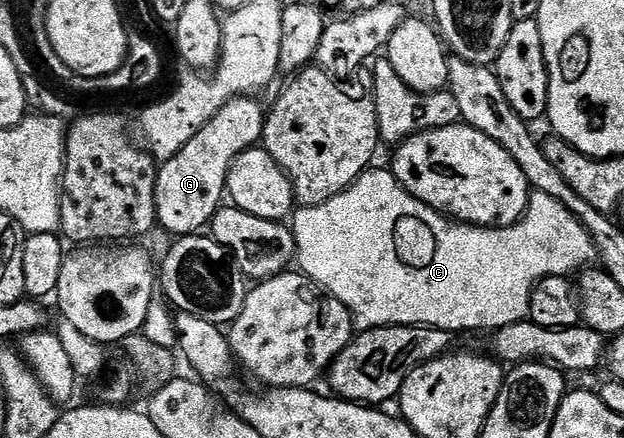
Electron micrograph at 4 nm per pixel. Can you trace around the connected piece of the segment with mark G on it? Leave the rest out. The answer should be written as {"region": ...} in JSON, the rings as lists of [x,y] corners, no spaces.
{"region":[[[253,96],[235,97],[198,131],[182,150],[161,162],[156,179],[156,221],[161,228],[175,238],[180,238],[201,234],[209,226],[219,209],[223,208],[224,198],[227,196],[226,181],[229,178],[229,169],[242,152],[255,148],[261,142],[266,114],[267,110],[262,109],[261,103]]]}

